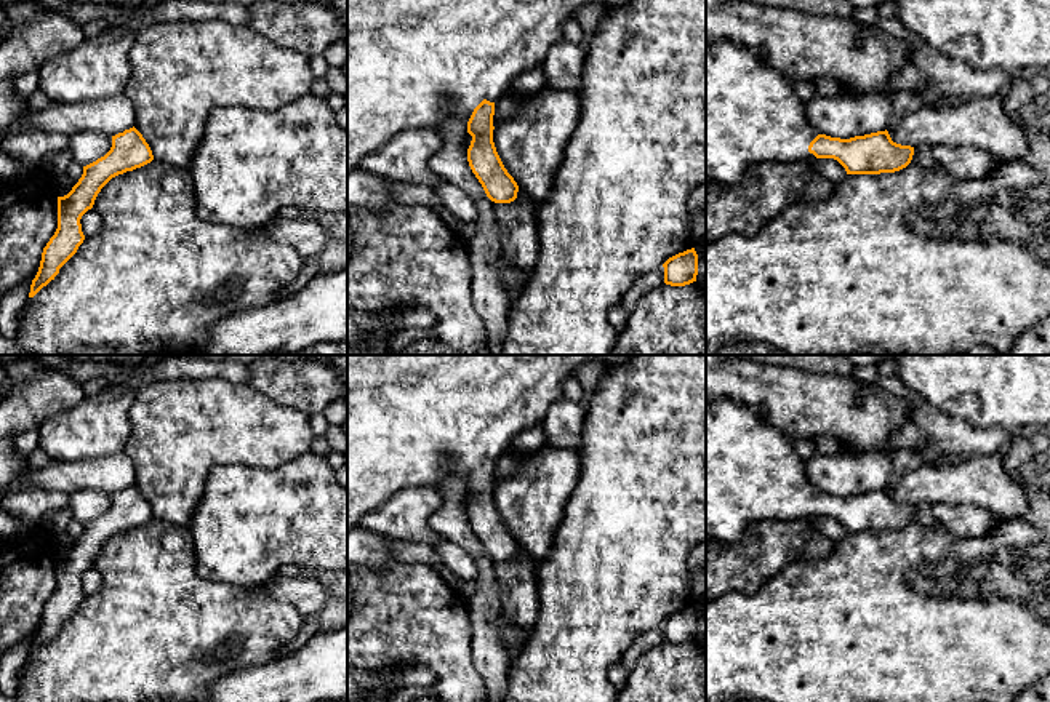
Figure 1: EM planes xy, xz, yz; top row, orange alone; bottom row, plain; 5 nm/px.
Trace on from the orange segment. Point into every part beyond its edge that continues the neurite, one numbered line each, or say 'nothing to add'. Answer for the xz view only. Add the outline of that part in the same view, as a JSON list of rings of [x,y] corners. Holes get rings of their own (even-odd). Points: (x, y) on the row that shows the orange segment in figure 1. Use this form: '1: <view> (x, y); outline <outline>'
1: xz (412, 64); outline [[[347,0],[347,173],[360,168],[362,160],[386,146],[395,134],[411,130],[437,130],[448,118],[469,122],[474,109],[483,101],[496,102],[512,82],[541,64],[552,45],[562,40],[560,26],[575,18],[587,3],[615,8],[629,0]]]

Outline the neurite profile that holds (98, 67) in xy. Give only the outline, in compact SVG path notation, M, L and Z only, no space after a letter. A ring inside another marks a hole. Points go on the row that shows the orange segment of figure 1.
M109 26L77 48L50 58L38 69L38 90L58 104L122 93L131 75L130 50L136 35L131 27Z

